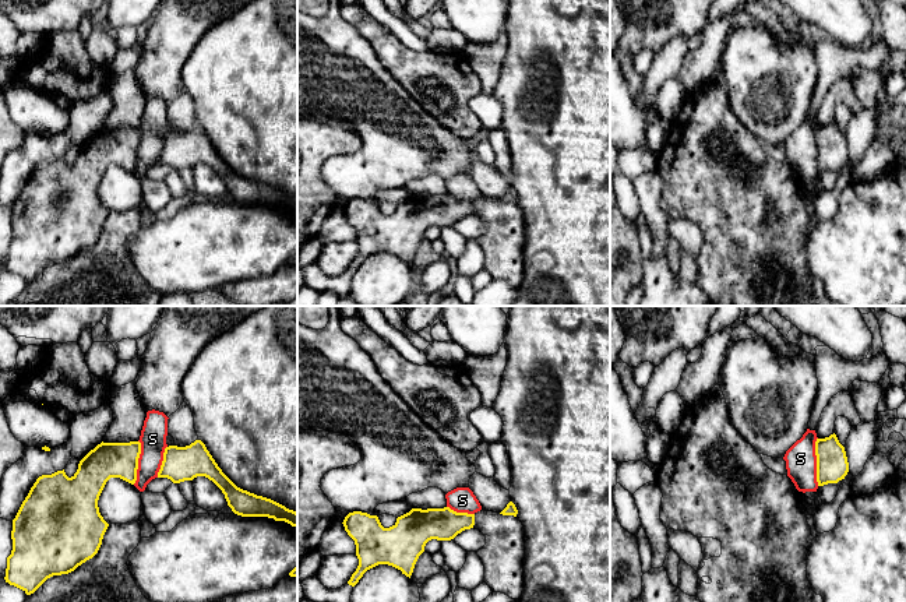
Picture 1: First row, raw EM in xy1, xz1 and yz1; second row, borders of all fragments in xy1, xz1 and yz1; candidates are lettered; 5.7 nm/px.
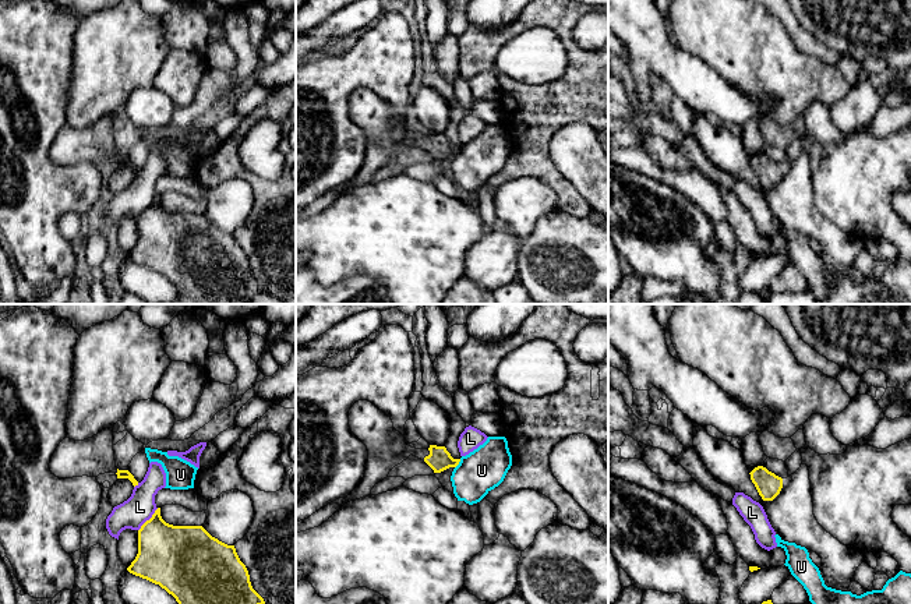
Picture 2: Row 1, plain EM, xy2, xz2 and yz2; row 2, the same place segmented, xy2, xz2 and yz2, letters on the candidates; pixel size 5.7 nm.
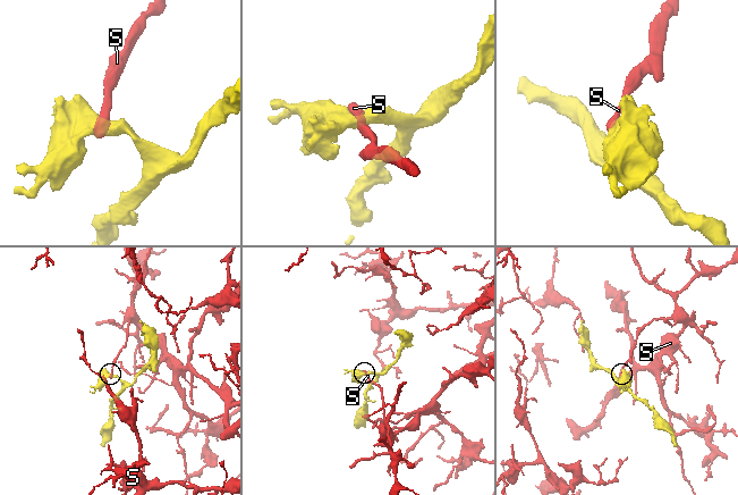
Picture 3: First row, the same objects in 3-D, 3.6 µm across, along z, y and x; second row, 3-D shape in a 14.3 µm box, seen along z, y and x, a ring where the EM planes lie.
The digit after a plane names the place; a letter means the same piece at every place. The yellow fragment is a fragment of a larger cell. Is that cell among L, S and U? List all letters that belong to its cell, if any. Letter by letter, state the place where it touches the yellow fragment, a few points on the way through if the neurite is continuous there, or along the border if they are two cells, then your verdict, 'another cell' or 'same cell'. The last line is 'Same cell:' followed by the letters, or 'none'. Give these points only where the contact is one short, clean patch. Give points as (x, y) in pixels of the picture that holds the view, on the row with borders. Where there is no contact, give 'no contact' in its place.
L: xy2 (149, 519) | along xy2 (158, 508), (138, 530) | another cell
S: yz1 (817, 461) | along yz1 (817, 437), (815, 481), (818, 485) | another cell
U: xz2 (458, 463) | another cell
Same cell: none

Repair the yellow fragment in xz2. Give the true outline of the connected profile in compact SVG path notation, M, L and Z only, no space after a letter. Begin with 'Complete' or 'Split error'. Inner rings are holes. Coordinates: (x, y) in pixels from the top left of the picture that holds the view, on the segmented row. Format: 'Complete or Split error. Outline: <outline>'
Split error. Outline: M368 400L356 402L349 410L349 427L352 432L367 446L368 460L360 484L345 498L346 504L371 495L375 484L388 477L389 471L406 460L410 455L424 460L434 473L456 467L460 459L453 459L445 446L430 445L428 449L412 448L406 438L393 428L391 417Z

